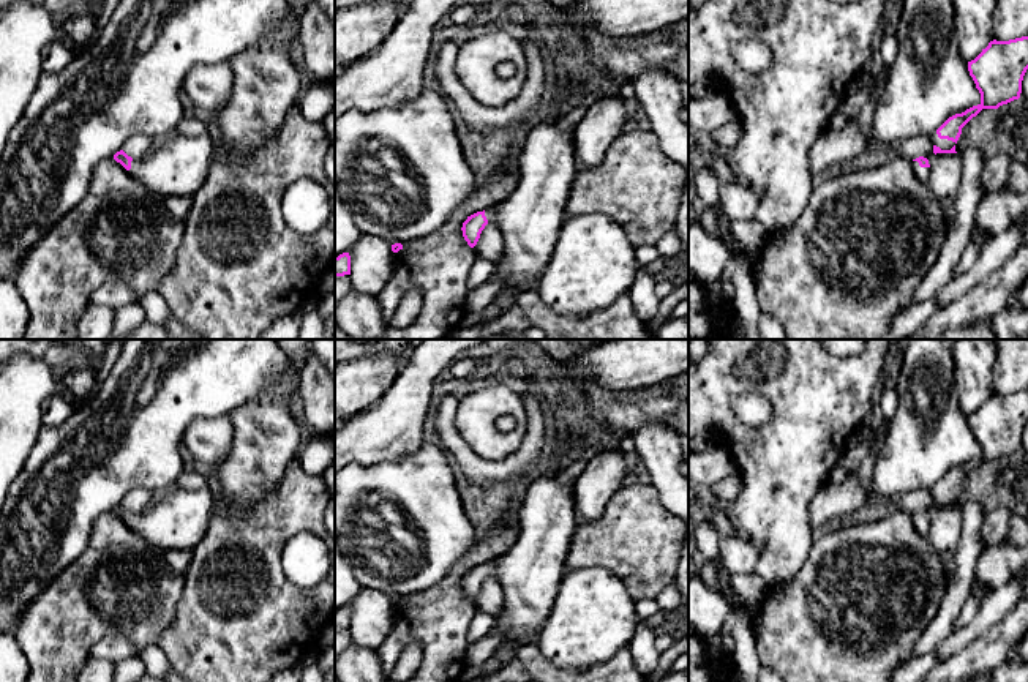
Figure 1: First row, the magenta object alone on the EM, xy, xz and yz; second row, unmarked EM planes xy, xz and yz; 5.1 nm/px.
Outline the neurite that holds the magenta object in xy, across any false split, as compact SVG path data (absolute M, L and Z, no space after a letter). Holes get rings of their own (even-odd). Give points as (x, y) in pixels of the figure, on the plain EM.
M172 488L158 494L153 504L141 513L133 513L123 504L114 508L131 529L152 546L194 551L207 534L215 512L215 497L208 488L186 491Z

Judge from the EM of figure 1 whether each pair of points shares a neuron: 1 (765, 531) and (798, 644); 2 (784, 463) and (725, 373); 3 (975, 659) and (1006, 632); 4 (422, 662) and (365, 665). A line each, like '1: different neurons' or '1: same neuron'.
1: different neurons
2: same neuron
3: same neuron
4: different neurons

